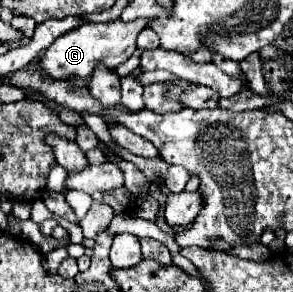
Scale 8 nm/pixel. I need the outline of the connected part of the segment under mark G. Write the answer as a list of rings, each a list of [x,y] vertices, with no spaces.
[[[113,20],[105,24],[83,24],[55,40],[51,48],[45,50],[43,58],[39,60],[39,68],[47,72],[47,76],[55,80],[89,80],[95,64],[103,62],[107,68],[117,68],[121,62],[125,62],[133,50],[137,48],[135,40],[143,28],[147,28],[149,20],[133,20],[133,22],[123,22],[123,20]]]

